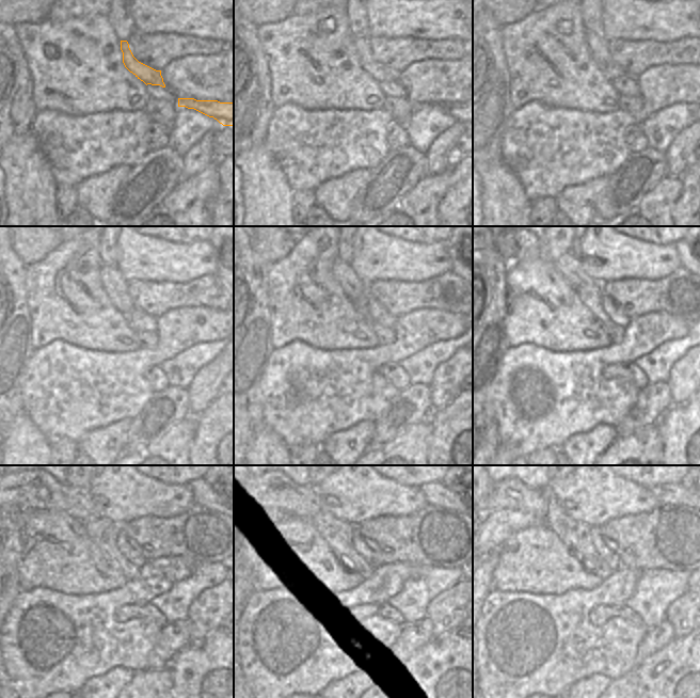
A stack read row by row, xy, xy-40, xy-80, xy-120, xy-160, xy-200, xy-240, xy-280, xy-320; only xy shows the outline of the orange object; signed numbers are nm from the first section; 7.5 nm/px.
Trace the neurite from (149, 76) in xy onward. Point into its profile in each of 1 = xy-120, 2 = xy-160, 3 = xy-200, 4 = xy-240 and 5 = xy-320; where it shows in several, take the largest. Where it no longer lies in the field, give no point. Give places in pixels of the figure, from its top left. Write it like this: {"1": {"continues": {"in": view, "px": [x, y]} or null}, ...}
{"1": {"continues": {"in": "xy-120", "px": [116, 287]}}, "2": {"continues": {"in": "xy-160", "px": [356, 290]}}, "3": {"continues": {"in": "xy-200", "px": [589, 291]}}, "4": {"continues": {"in": "xy-240", "px": [17, 492]}}, "5": {"continues": {"in": "xy-320", "px": [510, 493]}}}

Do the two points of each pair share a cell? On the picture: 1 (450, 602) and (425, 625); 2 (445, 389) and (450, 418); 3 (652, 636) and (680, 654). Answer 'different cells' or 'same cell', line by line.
1: different cells
2: different cells
3: different cells

